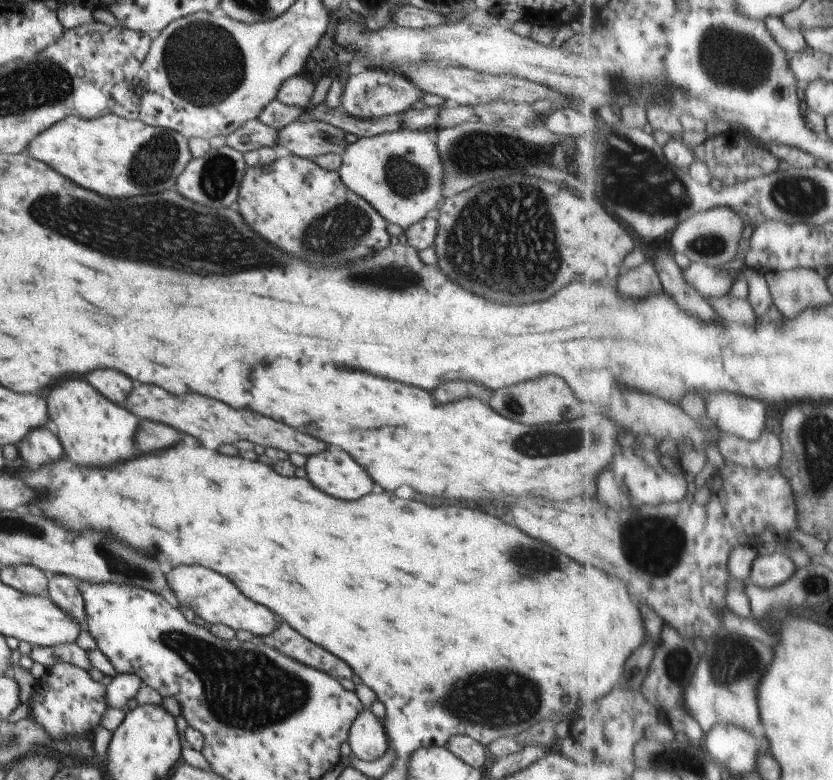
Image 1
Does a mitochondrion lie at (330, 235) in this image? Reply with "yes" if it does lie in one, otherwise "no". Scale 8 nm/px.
yes

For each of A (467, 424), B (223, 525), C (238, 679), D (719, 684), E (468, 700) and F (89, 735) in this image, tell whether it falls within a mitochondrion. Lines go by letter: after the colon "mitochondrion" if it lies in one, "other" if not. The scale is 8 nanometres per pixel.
A: other
B: other
C: mitochondrion
D: mitochondrion
E: mitochondrion
F: other

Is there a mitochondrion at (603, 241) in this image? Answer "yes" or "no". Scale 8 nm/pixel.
no

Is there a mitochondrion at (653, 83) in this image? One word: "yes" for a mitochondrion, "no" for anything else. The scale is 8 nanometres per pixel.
no

